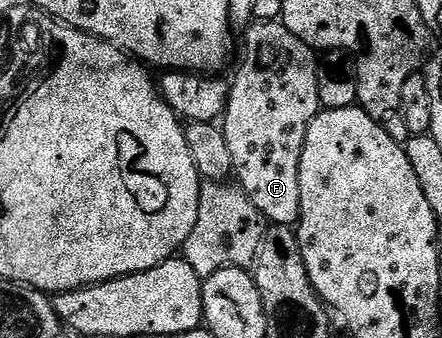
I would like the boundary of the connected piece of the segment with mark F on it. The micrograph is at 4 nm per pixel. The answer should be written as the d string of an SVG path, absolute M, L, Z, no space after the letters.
M280 20L254 21L244 34L241 63L237 66L237 75L229 82L229 103L223 115L223 131L233 165L232 177L239 189L249 197L251 204L255 204L266 223L293 226L301 217L299 164L303 156L303 144L311 120L322 109L315 84L315 58L303 40L299 40L299 36L290 32Z

